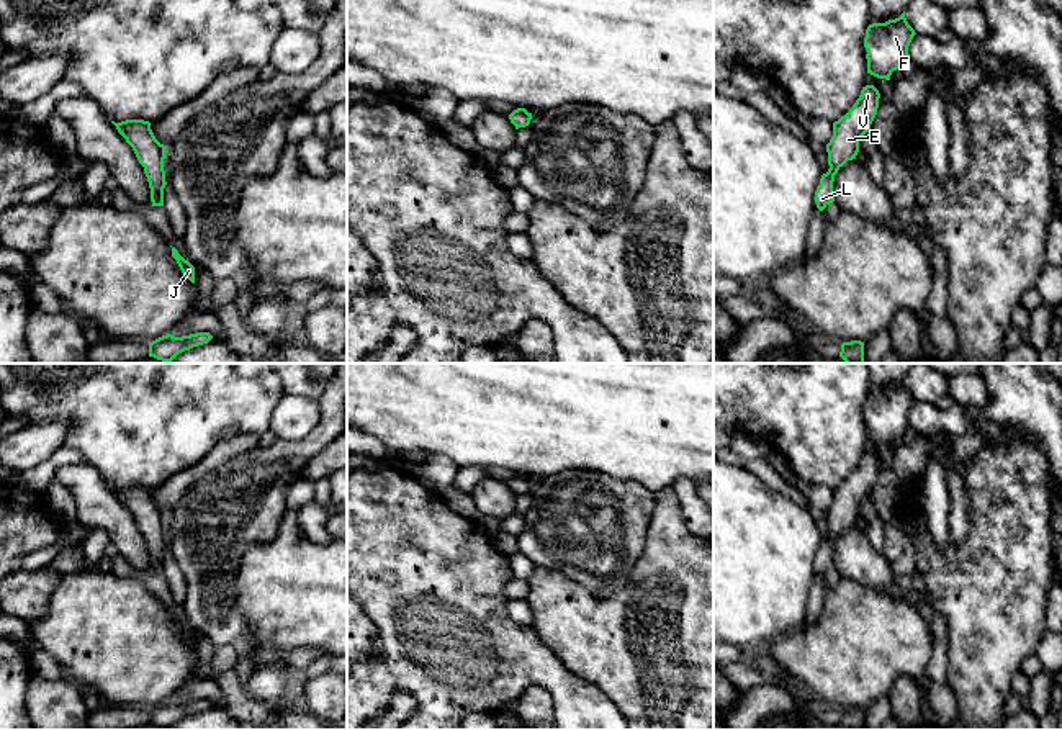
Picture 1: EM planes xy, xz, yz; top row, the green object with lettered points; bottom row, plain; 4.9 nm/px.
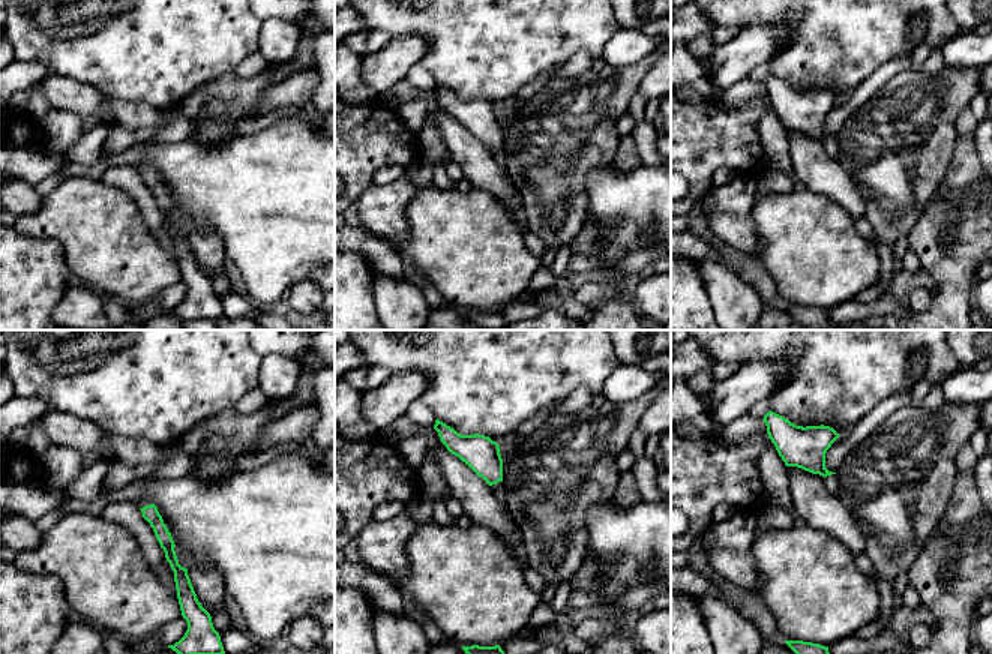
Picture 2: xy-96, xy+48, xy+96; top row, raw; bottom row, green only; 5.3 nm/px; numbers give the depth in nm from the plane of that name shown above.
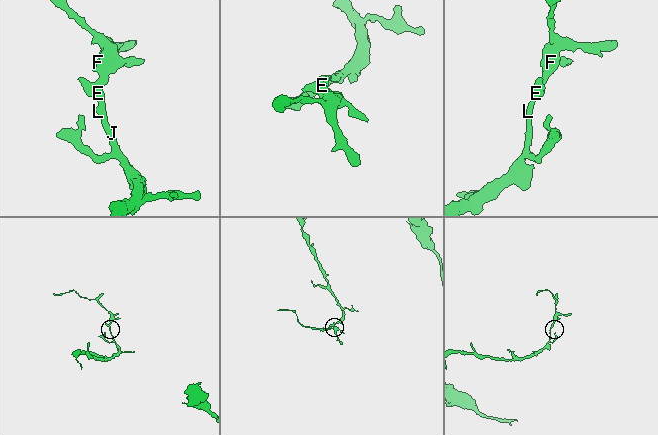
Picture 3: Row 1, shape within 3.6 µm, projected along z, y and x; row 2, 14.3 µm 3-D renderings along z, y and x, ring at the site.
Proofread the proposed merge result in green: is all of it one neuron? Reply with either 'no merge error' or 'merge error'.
no merge error

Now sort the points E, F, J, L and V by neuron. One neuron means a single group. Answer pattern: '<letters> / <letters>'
E F J L V

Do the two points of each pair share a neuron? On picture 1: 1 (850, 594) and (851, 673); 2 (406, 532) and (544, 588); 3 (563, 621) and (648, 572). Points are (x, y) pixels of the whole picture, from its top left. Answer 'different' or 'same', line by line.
1: same
2: different
3: same

